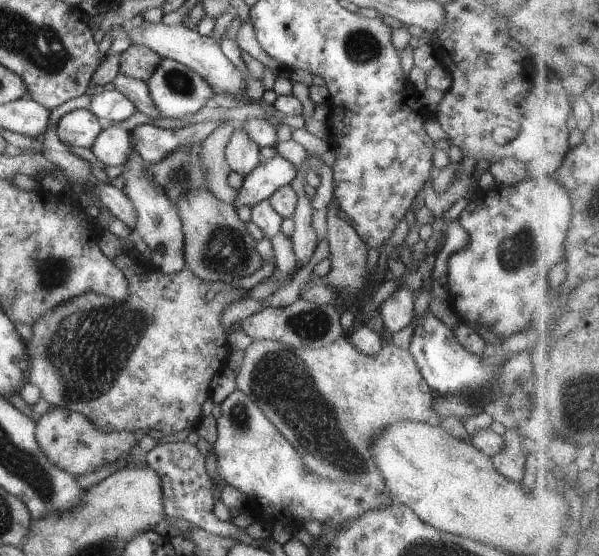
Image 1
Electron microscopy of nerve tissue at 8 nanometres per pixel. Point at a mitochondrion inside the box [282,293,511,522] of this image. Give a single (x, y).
(314, 325)

